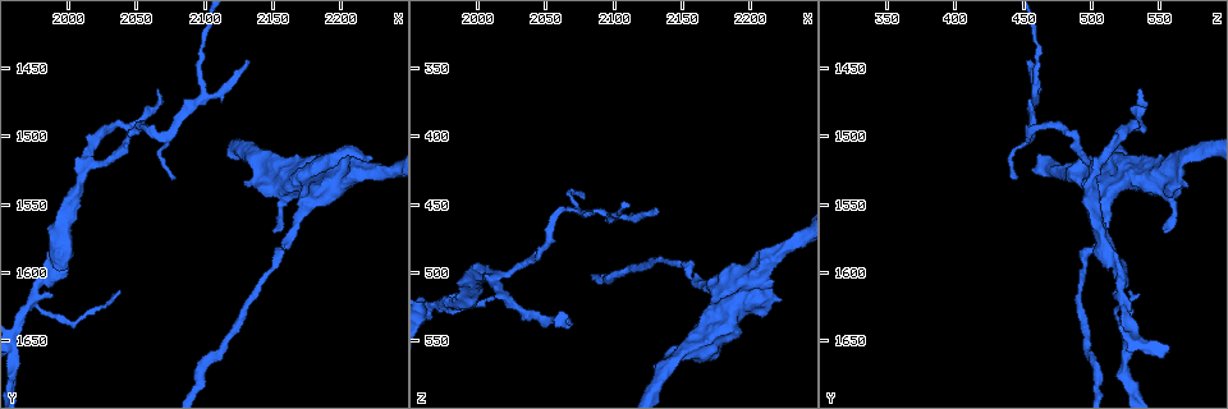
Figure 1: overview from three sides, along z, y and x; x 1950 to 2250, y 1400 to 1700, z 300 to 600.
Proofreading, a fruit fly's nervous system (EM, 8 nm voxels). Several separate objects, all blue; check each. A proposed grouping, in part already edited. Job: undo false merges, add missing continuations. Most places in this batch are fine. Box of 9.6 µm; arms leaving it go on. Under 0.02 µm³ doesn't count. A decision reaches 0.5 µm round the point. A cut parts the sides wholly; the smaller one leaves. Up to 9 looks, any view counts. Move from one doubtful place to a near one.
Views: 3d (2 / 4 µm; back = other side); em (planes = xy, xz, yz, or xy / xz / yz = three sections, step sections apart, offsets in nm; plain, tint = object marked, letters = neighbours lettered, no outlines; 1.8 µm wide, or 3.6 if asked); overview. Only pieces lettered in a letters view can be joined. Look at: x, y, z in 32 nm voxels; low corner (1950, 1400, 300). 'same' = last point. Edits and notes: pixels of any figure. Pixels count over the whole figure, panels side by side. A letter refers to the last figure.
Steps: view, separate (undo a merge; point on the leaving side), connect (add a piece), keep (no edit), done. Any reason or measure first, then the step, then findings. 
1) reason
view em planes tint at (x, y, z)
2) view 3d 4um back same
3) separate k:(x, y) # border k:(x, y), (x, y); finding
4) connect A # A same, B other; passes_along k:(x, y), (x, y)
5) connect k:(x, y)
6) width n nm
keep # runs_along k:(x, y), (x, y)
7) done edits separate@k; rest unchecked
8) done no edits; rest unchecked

sudden change in width
view 3d 2um at (1990, 1596, 518)

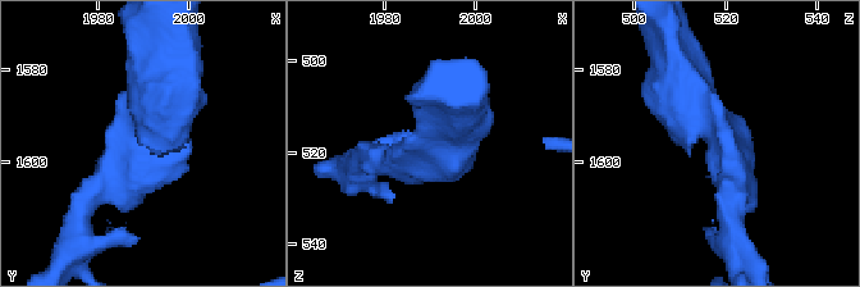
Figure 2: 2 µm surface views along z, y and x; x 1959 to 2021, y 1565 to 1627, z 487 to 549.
need the tissue
view em planes tint at (1991, 1597, 519)

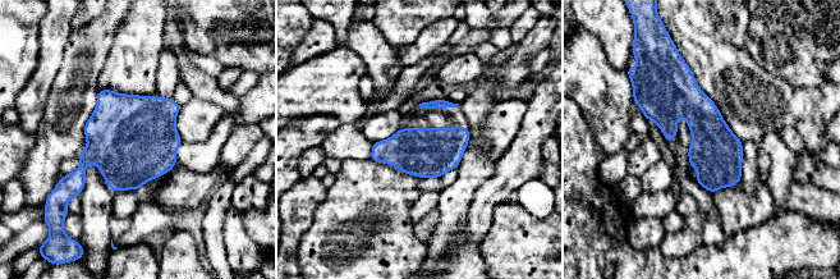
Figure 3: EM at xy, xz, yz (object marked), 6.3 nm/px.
see the neighbours
view em planes letters same

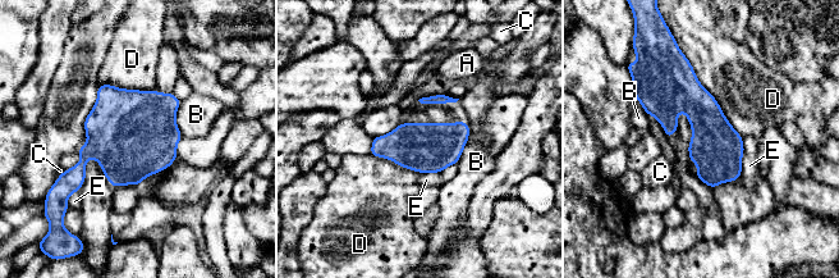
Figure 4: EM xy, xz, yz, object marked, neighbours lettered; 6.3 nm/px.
width 300 nm
keep # A other, B other, C other, D other, E other; border 4:(681, 51), (742, 138); all the same cell

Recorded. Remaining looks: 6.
arms run side by side
view em 3.6um xz step 8 letters at (2184, 1532, 522)

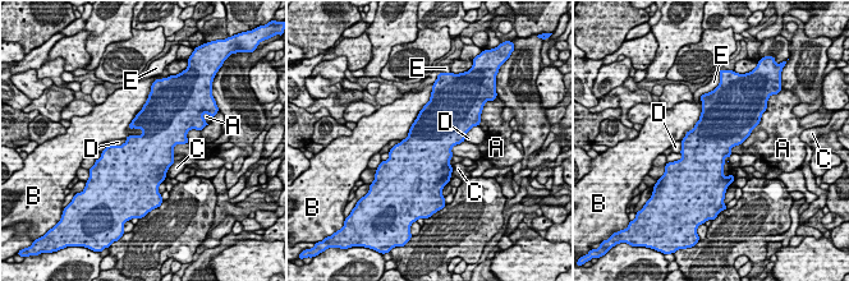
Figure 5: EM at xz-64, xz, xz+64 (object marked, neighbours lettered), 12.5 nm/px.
view em 3.6um planes letters same

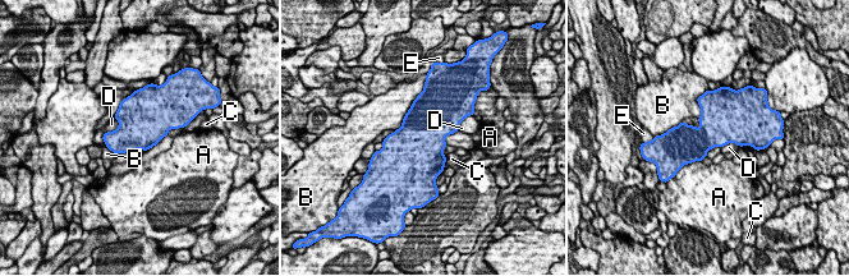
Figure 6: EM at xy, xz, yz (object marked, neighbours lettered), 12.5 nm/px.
keep # A other, B other, C other, D other, E other; border 6:(114, 116), (105, 146); one cell here

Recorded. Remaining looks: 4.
tapers out
view 3d 2um at (2130, 1446, 454)

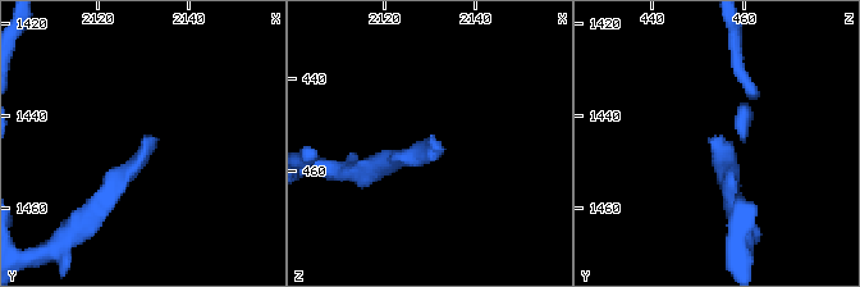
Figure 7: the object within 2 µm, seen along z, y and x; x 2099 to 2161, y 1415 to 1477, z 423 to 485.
now the EM
view em yz step 8 letters at (2133, 1444, 454)

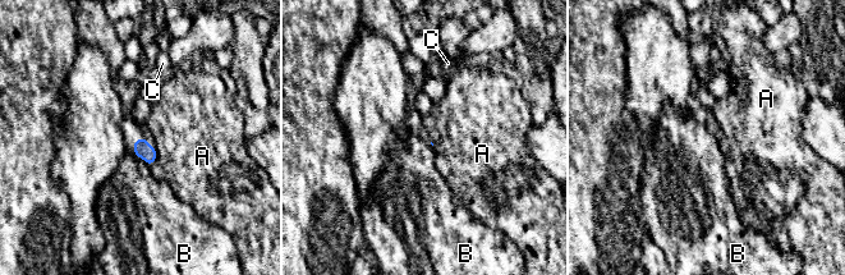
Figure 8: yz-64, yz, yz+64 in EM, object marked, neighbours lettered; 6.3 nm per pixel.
keep # A other, B other, C other; no lettered piece goes on from it

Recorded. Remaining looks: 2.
done no edits; rest unchecked

